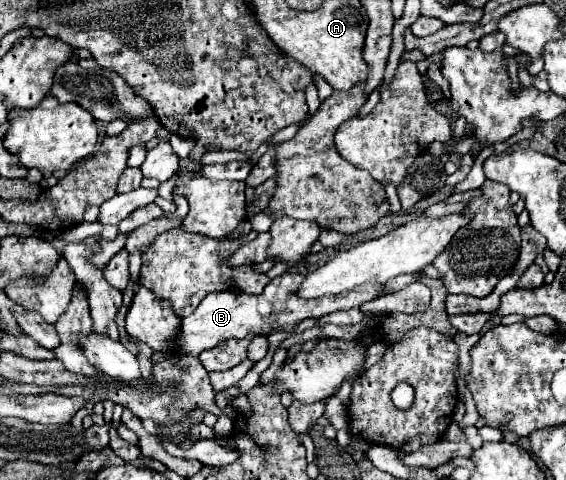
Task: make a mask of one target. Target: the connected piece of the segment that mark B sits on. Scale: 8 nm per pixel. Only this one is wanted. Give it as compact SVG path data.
M283 273L275 279L271 279L261 295L245 295L243 293L243 295L237 297L231 291L209 293L199 303L199 307L189 317L183 319L179 339L177 339L177 347L185 355L197 357L201 351L213 349L219 341L243 339L249 333L267 335L267 333L277 331L277 329L287 331L287 329L291 329L293 325L297 325L299 321L303 321L307 317L319 319L319 317L329 315L333 311L353 309L353 307L359 307L367 301L373 301L375 297L385 293L385 285L369 283L369 285L355 287L353 291L345 291L343 295L329 295L329 297L321 297L321 299L301 299L301 297L297 297L297 289L299 289L303 279L305 279L305 275L301 275L301 273Z

